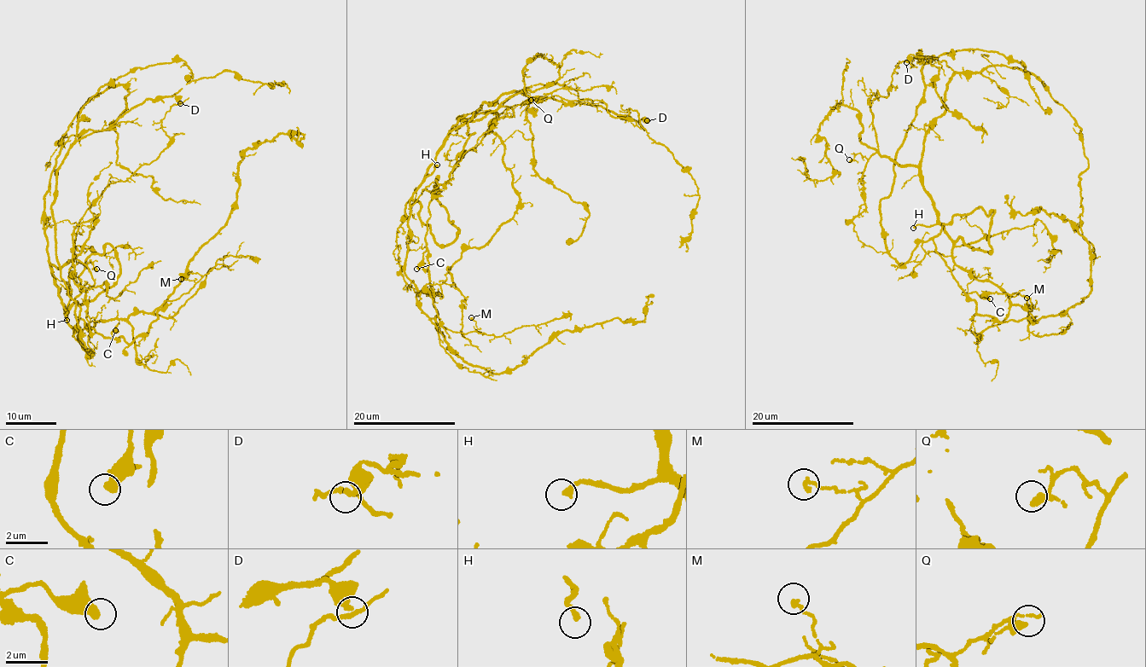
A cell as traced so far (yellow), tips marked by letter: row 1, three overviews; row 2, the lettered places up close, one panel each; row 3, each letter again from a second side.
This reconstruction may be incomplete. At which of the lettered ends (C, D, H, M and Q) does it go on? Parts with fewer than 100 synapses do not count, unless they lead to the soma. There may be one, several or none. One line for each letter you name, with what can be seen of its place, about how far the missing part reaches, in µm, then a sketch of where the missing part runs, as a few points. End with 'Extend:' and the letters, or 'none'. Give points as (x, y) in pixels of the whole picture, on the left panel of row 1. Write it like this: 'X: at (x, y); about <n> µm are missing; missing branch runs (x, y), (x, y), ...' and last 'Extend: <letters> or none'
H: at (66, 320); about 120 µm are missing
Extend: H

